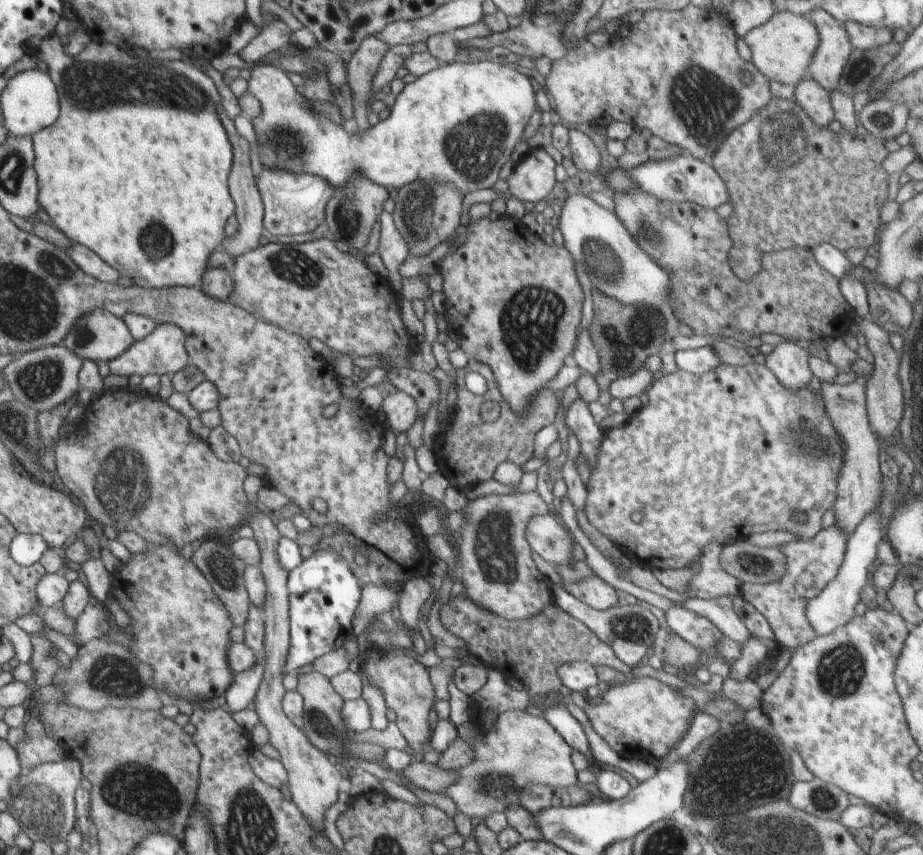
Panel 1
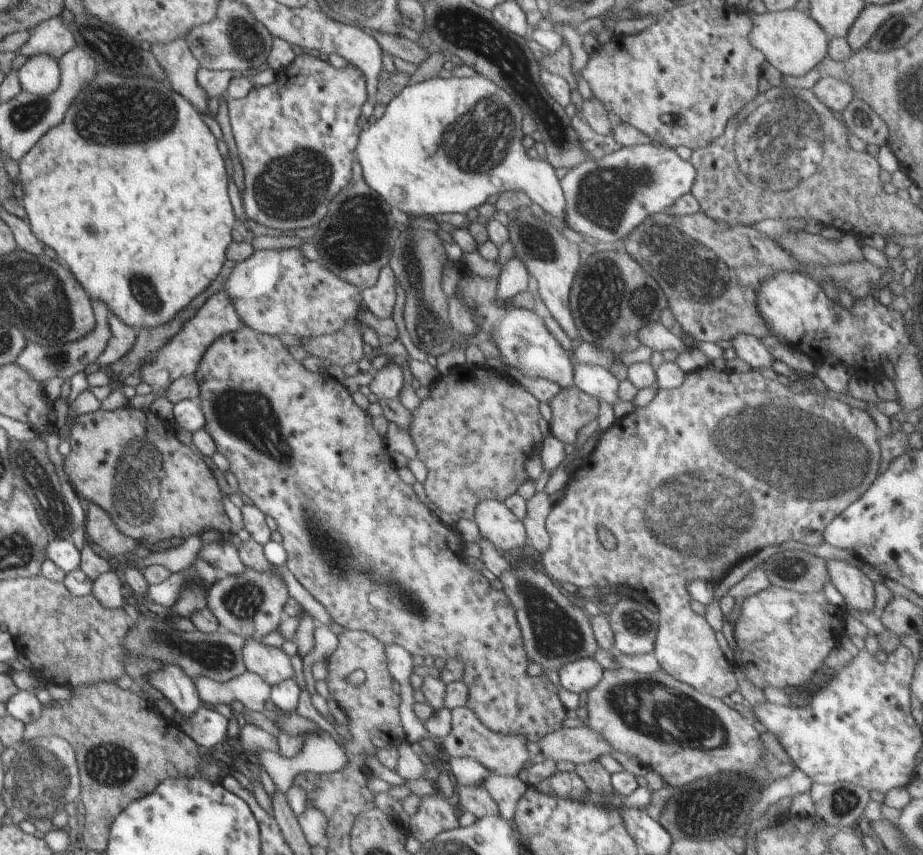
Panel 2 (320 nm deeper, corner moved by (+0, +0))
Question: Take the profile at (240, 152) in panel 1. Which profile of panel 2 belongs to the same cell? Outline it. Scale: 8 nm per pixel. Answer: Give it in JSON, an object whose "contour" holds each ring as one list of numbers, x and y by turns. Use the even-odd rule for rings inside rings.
{"contour":[[178,37,165,43,152,43,150,52,168,74,170,86,196,109,210,116,206,110,209,98,197,81,200,63,192,56,184,38]]}

